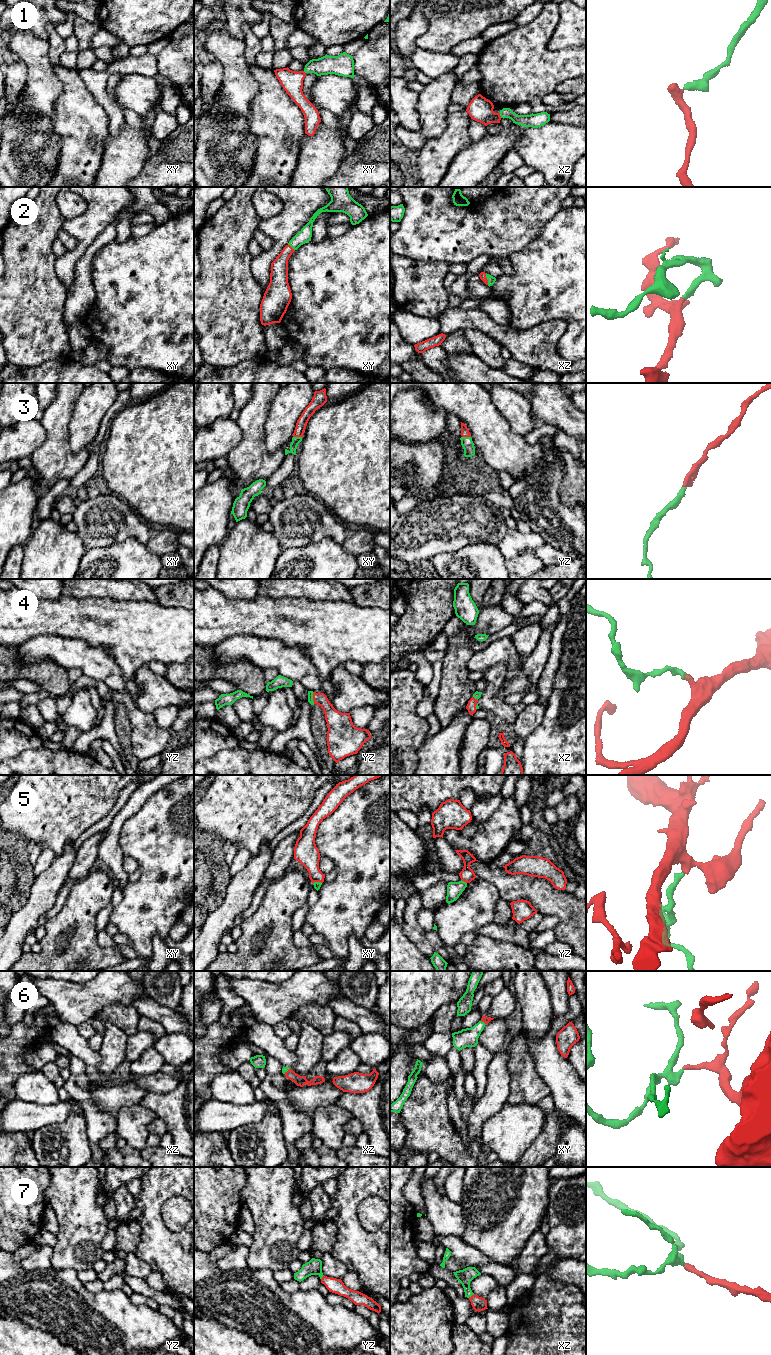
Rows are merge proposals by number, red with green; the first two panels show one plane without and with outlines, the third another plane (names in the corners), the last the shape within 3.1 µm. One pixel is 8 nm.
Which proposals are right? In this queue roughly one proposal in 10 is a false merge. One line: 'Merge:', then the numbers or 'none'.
Merge: 1, 2, 3, 4, 5, 6, 7

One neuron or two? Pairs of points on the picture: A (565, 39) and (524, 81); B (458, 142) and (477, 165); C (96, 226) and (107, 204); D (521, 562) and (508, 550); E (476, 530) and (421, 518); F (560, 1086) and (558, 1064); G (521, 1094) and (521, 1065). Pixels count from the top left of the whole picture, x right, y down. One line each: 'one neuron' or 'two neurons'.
A: two neurons
B: two neurons
C: one neuron
D: two neurons
E: one neuron
F: one neuron
G: one neuron

